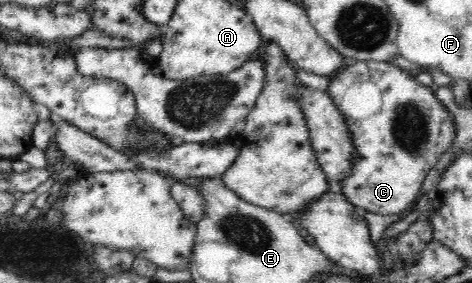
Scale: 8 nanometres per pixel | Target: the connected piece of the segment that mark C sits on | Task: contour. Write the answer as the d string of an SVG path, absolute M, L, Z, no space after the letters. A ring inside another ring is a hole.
M357 61L354 65L345 66L335 75L328 86L327 92L344 93L344 85L352 87L361 80L375 83L382 93L382 105L378 113L364 120L349 123L349 132L355 147L353 166L349 174L341 181L342 194L362 212L394 215L404 211L417 197L428 171L453 144L456 128L450 110L444 106L435 91L428 85L416 80L416 75L390 62Z

